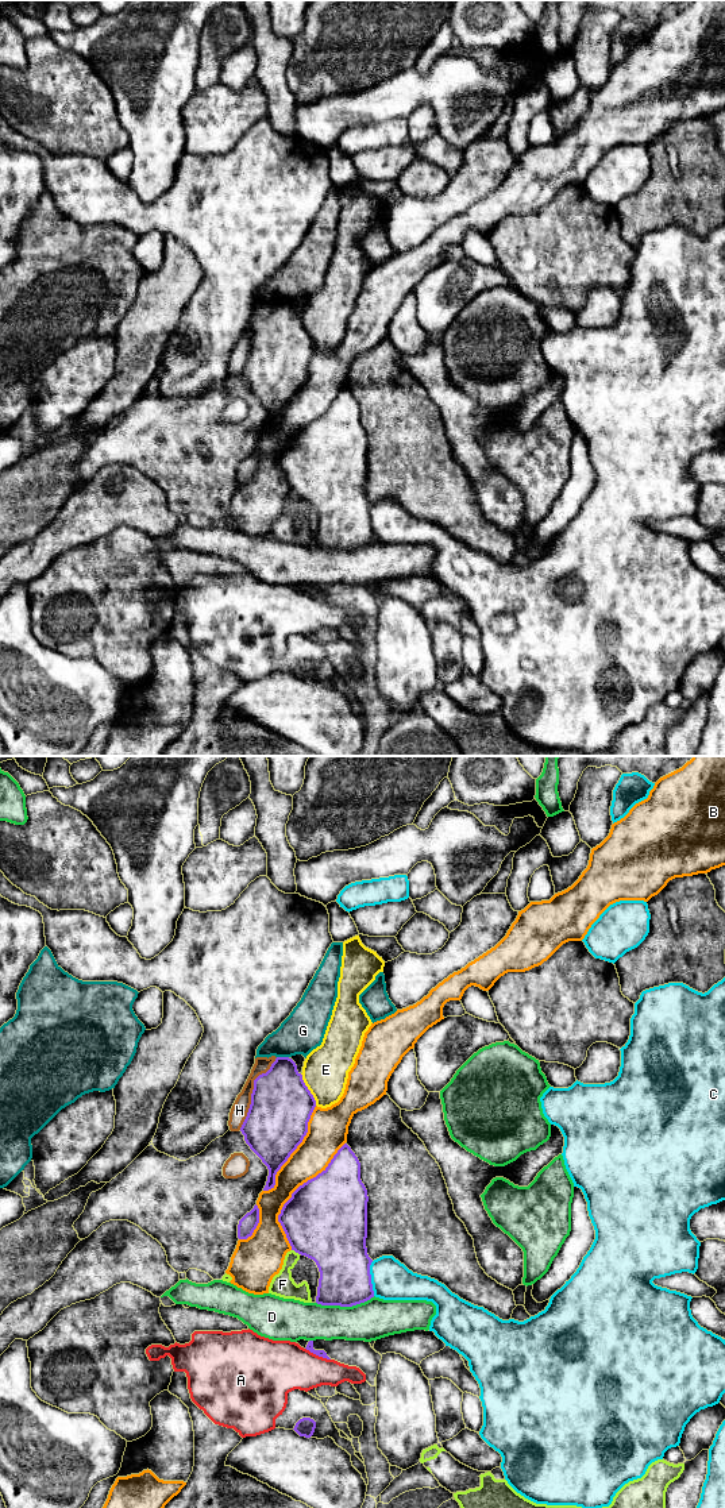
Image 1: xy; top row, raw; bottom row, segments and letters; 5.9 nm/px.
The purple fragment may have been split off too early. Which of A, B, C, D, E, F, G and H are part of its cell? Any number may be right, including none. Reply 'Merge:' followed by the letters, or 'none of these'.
Merge: H

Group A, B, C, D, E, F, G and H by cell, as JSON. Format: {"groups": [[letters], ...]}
{"groups": [["A"], ["B"], ["C"], ["D"], ["E"], ["F"], ["G"], ["H"]]}

